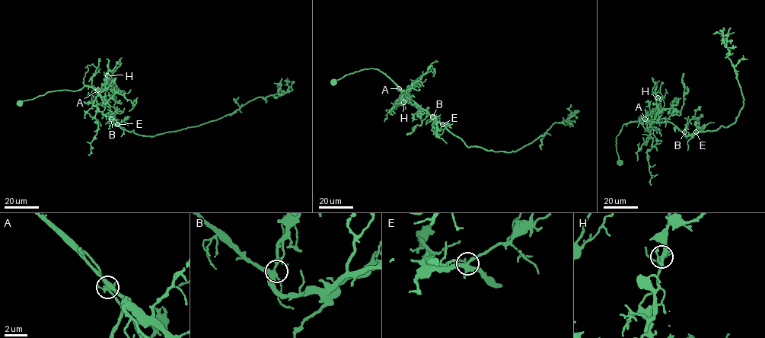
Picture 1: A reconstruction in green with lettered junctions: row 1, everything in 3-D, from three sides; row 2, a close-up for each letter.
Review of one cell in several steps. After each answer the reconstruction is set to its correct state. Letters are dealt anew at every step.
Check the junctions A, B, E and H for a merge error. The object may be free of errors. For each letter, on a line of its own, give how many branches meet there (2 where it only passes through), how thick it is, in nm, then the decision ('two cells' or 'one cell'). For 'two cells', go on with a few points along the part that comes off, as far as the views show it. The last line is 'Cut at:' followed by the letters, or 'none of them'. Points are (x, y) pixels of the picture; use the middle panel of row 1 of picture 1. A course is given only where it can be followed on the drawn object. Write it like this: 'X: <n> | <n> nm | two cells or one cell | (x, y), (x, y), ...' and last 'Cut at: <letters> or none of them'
A: 5 | 280 nm | two cells | (399, 88), (381, 71), (369, 68), (345, 74), (332, 82)
B: 5 | 360 nm | one cell
E: 4 | 320 nm | one cell
H: 5 | 280 nm | one cell
Cut at: A

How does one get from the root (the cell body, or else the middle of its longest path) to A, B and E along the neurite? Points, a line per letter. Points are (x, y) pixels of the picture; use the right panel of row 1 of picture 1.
A: (619, 162), (616, 136), (623, 124), (645, 119)
B: (619, 162), (616, 136), (623, 124), (641, 120), (668, 121), (684, 132)
E: (619, 162), (616, 136), (623, 124), (641, 120), (668, 121), (686, 135), (696, 132)

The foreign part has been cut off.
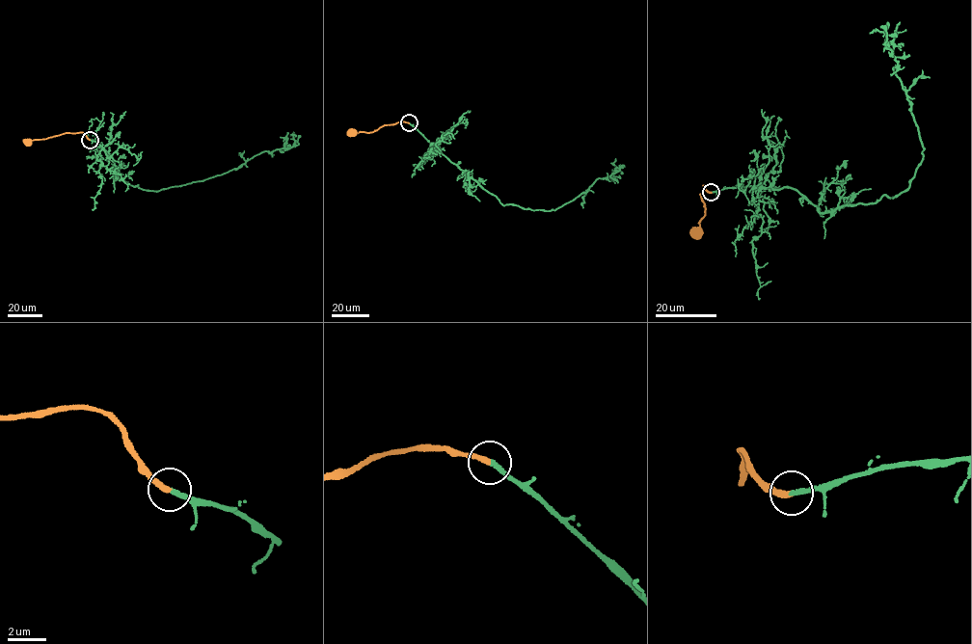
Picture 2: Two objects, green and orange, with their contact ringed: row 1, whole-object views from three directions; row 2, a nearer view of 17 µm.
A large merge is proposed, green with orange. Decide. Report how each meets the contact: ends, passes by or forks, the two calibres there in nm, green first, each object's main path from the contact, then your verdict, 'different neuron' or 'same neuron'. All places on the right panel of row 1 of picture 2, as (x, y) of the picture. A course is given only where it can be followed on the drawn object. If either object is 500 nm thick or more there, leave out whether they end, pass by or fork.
green ends; orange ends; calibres 240 and 280 nm; course green (711, 192), (790, 187), (823, 213), (909, 187), (925, 148), (886, 36), (869, 33); course orange (711, 192), (704, 185), (699, 194), (705, 215), (698, 222), (699, 227), (693, 230), (695, 233); same neuron

